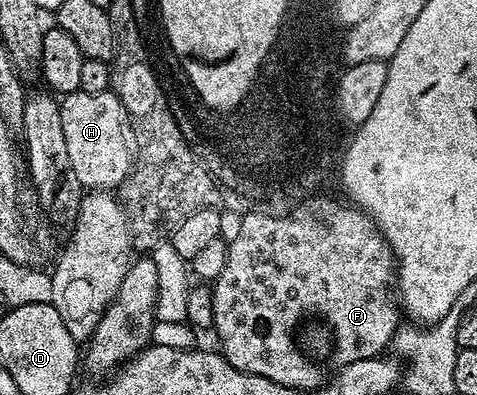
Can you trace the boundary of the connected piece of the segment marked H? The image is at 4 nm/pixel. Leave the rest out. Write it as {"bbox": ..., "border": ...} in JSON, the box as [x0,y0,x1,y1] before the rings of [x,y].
{"bbox":[60,91,130,191],"border":[[[77,91],[67,94],[60,101],[60,114],[62,115],[62,131],[66,135],[66,148],[70,150],[70,163],[74,163],[74,171],[78,174],[80,184],[88,191],[115,190],[121,185],[120,177],[123,176],[124,156],[130,149],[130,141],[126,136],[126,114],[115,92],[90,95]]]}

